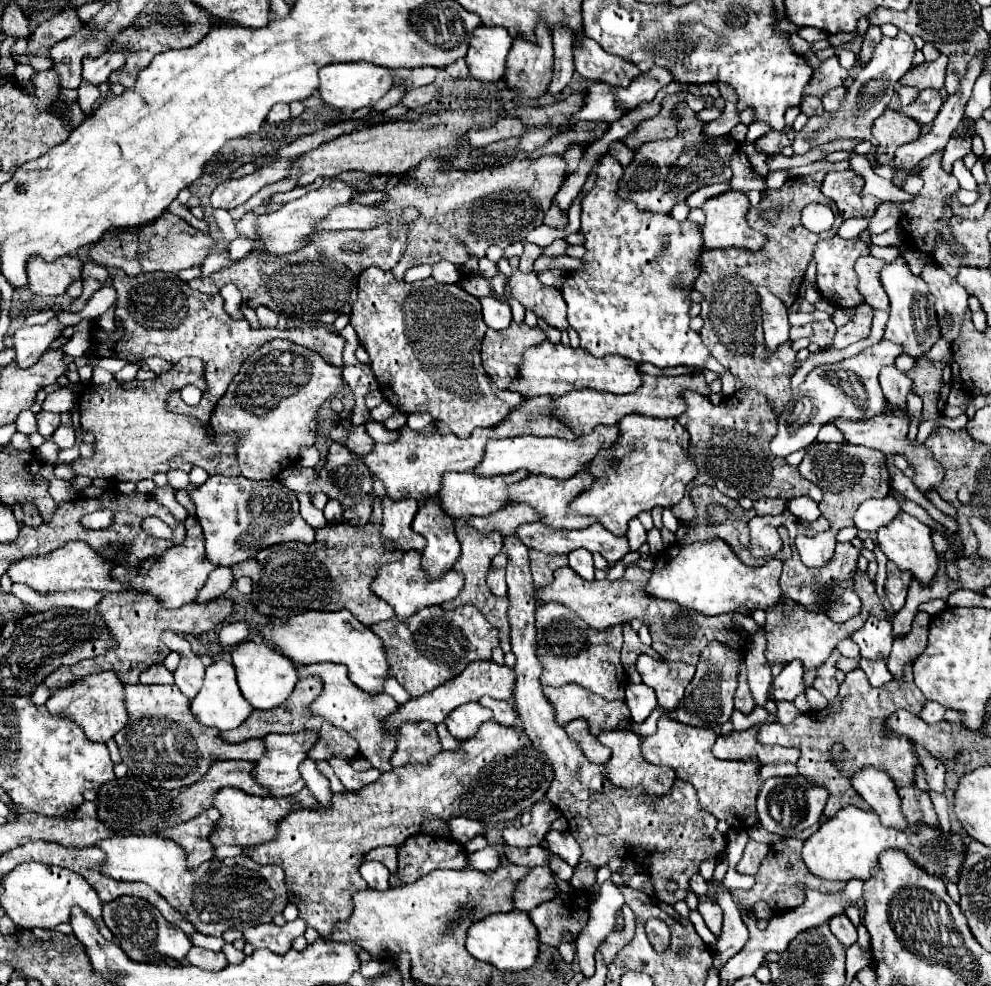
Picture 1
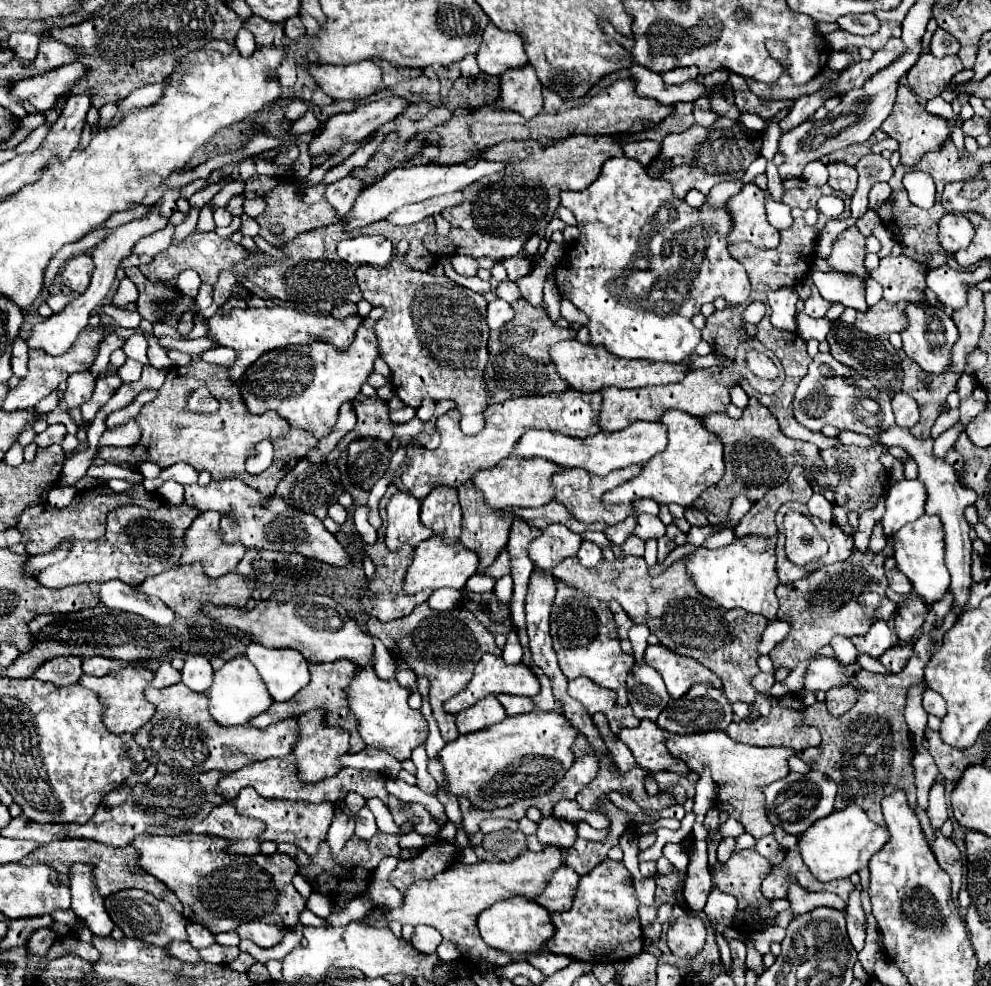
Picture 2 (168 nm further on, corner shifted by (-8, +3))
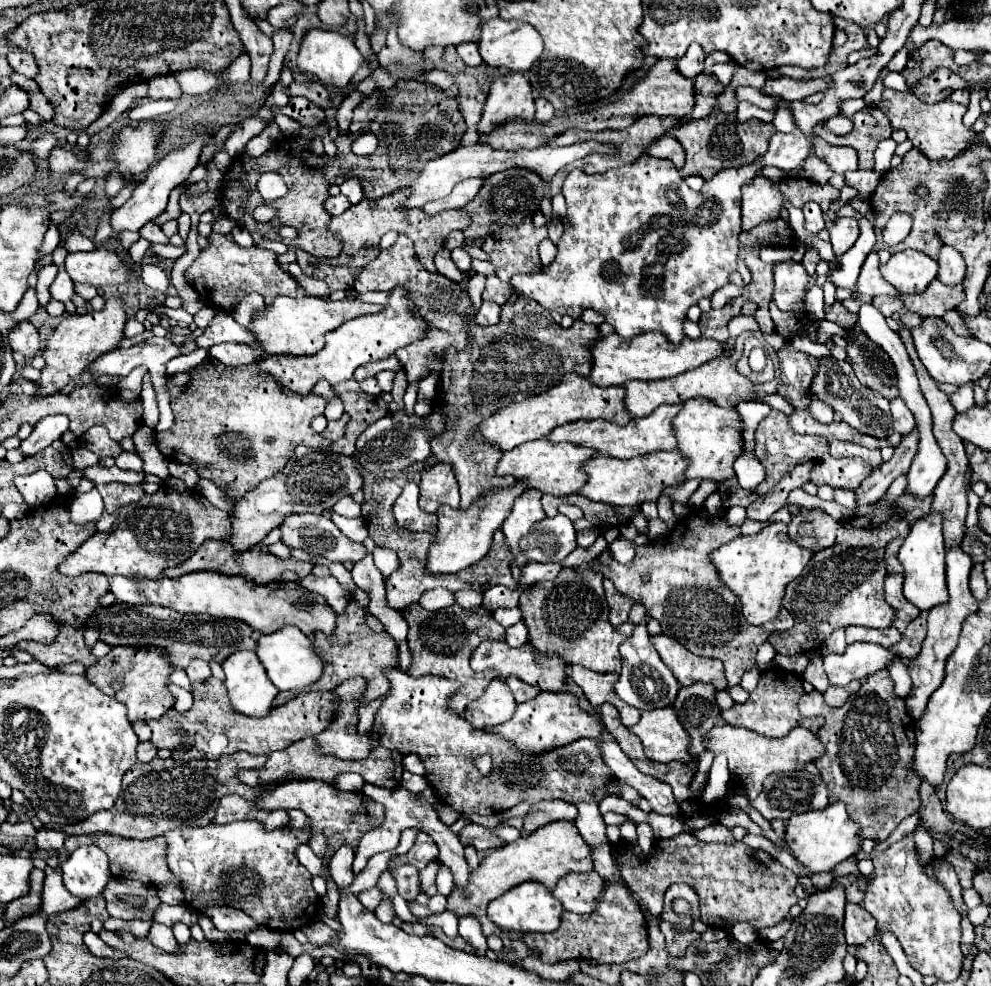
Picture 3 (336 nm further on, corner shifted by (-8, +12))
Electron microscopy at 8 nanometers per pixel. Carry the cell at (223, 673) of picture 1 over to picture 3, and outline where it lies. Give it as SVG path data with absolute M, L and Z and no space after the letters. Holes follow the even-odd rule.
M243 650L231 654L223 662L223 670L227 676L225 686L237 712L255 718L271 712L279 690L267 678L267 672L263 670L263 664L255 652Z

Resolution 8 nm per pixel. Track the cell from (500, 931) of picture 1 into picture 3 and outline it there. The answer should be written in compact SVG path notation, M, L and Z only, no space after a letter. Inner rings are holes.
M523 882L515 888L507 890L503 896L495 898L487 908L487 916L491 922L495 922L501 930L515 930L519 934L523 934L523 932L555 932L559 928L561 914L563 914L561 902L541 882Z

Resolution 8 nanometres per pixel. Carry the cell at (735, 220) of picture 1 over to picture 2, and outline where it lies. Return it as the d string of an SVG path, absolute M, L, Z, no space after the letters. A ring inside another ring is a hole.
M747 183L737 195L727 201L727 209L731 211L733 221L727 243L749 241L759 249L775 249L779 245L779 231L769 225L763 201L765 191L753 183Z

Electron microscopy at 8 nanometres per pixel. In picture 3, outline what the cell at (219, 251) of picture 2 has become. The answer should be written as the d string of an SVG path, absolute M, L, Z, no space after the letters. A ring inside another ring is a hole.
M211 234L209 248L201 250L199 258L189 266L185 272L187 282L201 294L203 302L207 306L213 306L223 312L233 312L233 308L239 306L239 302L251 294L257 292L265 298L265 304L269 306L277 296L297 296L297 282L293 276L289 276L277 262L275 252L263 250L263 248L241 248L233 242L233 238L223 234Z

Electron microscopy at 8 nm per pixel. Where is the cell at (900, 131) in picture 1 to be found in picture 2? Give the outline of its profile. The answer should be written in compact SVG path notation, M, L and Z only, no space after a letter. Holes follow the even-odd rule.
M901 85L899 91L897 91L897 99L895 99L895 101L897 101L897 103L895 103L895 107L893 107L893 113L885 119L885 123L881 125L881 129L883 129L889 137L893 137L893 139L899 141L899 149L897 149L899 155L901 155L901 157L911 157L911 167L913 167L913 165L921 159L923 153L927 153L927 151L937 151L937 149L943 145L943 141L949 139L951 129L949 129L947 119L943 119L943 117L939 117L939 115L927 113L927 111L921 107L921 103L917 101L915 93L913 93L909 87Z

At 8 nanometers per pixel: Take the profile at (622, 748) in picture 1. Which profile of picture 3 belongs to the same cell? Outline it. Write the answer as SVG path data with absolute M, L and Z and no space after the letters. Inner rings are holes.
M671 706L643 712L641 720L629 730L641 738L649 760L693 762L693 754L689 754L689 736L679 718L675 718Z

